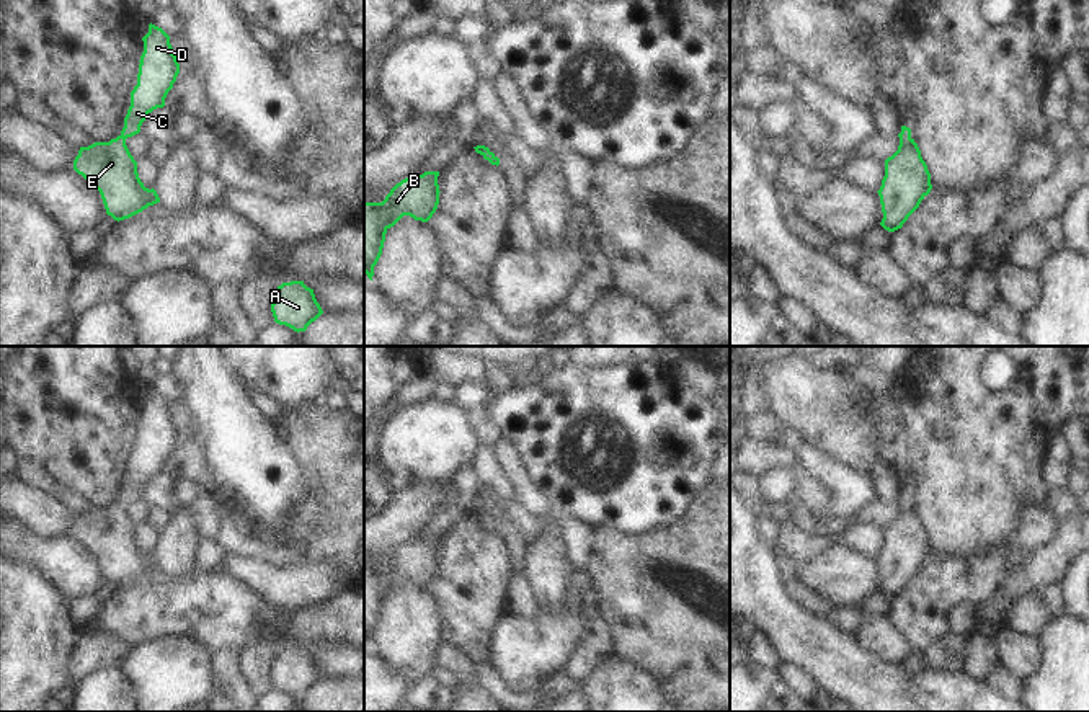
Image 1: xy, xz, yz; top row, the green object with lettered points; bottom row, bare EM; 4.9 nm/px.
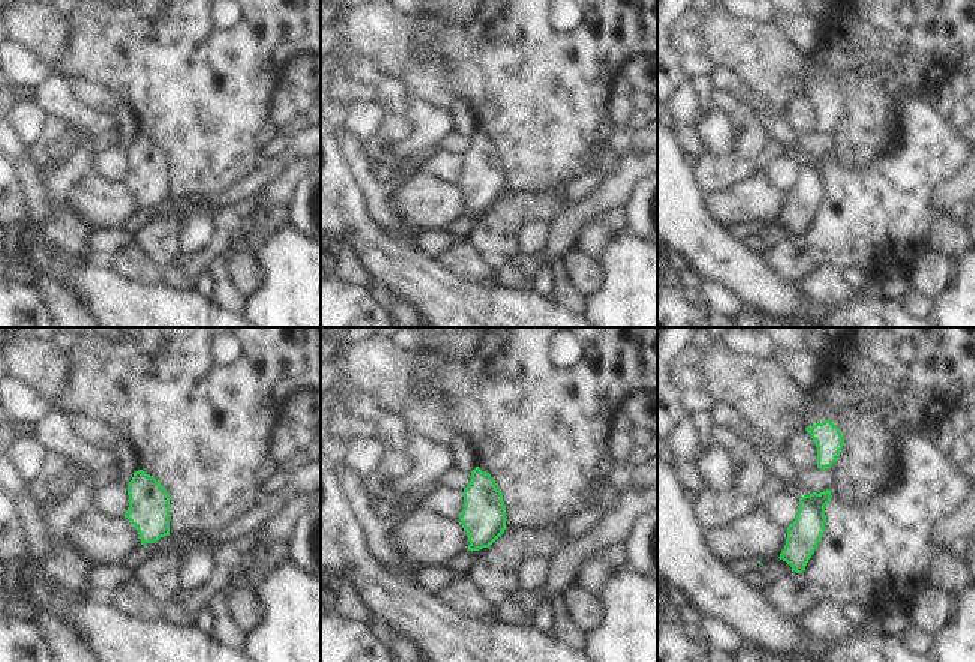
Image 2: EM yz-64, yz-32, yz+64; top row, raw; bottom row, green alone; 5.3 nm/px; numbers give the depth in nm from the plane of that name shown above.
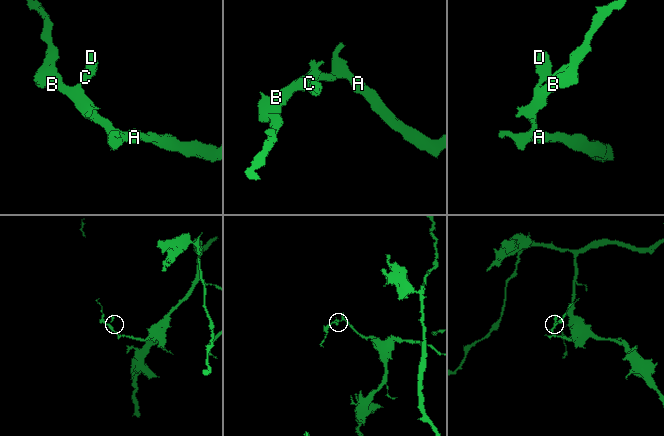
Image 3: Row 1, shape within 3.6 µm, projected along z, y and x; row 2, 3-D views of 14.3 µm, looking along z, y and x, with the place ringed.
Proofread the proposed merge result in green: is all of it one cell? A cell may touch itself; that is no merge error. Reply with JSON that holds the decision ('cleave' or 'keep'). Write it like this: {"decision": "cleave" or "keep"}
{"decision": "keep"}

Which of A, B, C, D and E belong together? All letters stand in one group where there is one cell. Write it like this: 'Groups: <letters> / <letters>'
Groups: A B C D E

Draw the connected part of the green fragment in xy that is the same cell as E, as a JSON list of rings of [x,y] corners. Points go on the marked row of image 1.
[[[150,23],[142,41],[137,85],[131,91],[121,134],[109,142],[80,147],[73,160],[73,170],[100,191],[106,214],[118,222],[160,202],[157,191],[140,181],[137,162],[126,139],[140,132],[142,122],[153,109],[165,106],[165,98],[180,73],[170,36],[162,28]]]

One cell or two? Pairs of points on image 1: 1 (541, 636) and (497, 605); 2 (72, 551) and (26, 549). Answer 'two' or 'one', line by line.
1: two
2: one

